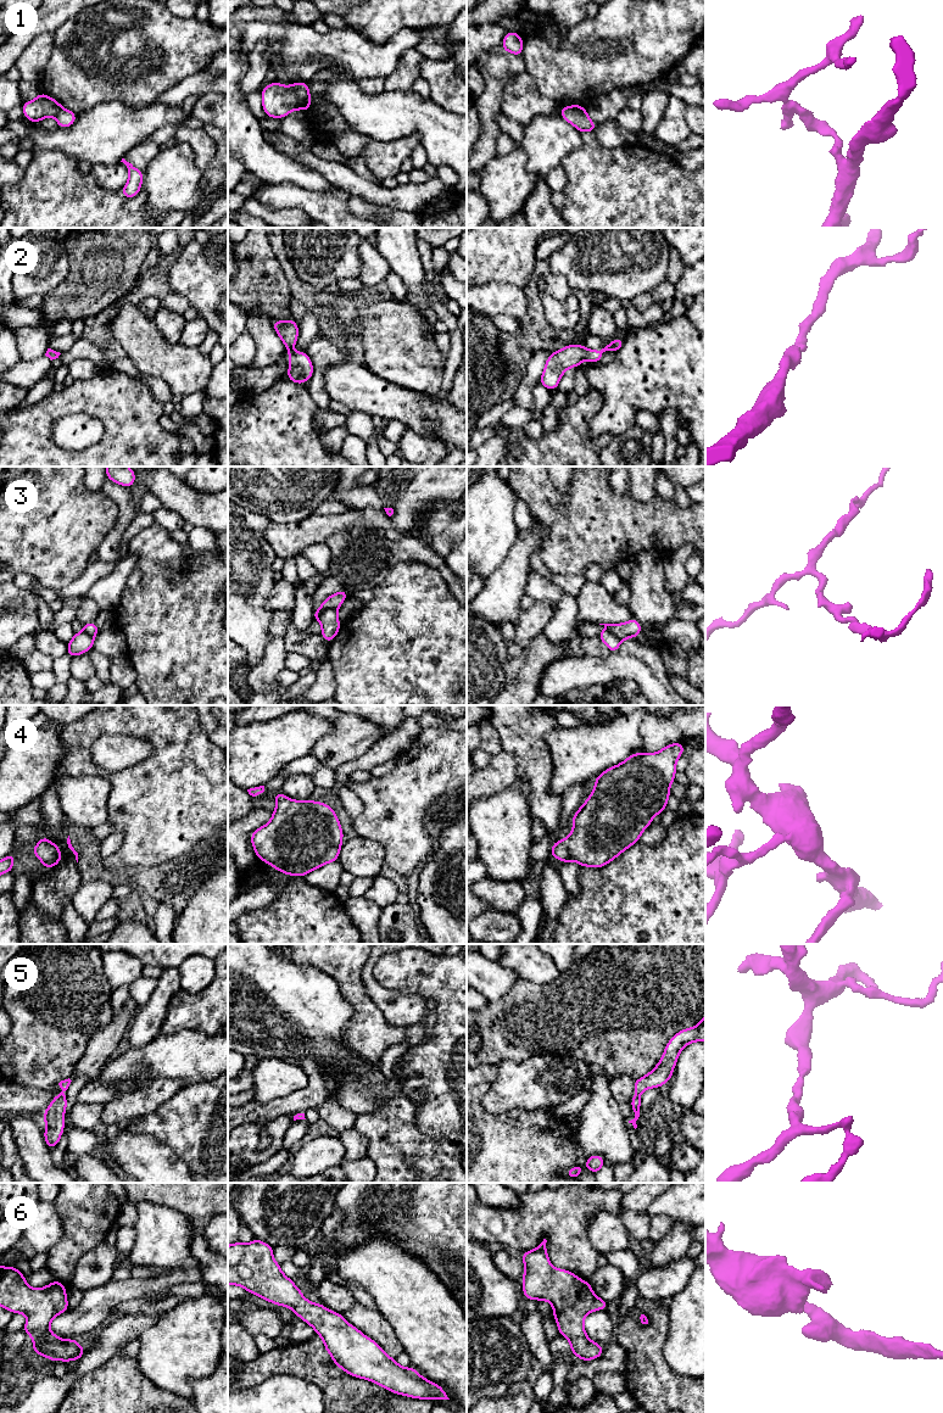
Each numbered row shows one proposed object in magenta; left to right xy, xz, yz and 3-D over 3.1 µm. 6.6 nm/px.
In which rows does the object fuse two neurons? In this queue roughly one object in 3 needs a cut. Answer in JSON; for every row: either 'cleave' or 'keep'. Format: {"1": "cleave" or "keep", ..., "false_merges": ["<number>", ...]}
{"1": "cleave", "2": "keep", "3": "cleave", "4": "keep", "5": "keep", "6": "keep", "false_merges": ["1", "3"]}

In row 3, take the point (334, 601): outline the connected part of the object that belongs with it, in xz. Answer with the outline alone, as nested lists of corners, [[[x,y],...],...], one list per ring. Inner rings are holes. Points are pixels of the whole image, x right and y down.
[[[342,588],[340,592],[336,592],[325,598],[324,602],[320,604],[320,608],[313,611],[313,619],[319,620],[325,609],[333,608],[337,610],[345,602],[347,593],[348,591]]]

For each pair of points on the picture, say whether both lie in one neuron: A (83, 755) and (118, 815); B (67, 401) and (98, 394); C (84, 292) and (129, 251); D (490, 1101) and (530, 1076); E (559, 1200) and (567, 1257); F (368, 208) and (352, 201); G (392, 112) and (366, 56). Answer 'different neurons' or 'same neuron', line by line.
A: same neuron
B: same neuron
C: same neuron
D: same neuron
E: same neuron
F: same neuron
G: different neurons

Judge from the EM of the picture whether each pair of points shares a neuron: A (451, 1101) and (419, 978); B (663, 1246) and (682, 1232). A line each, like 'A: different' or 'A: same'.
A: same
B: same

